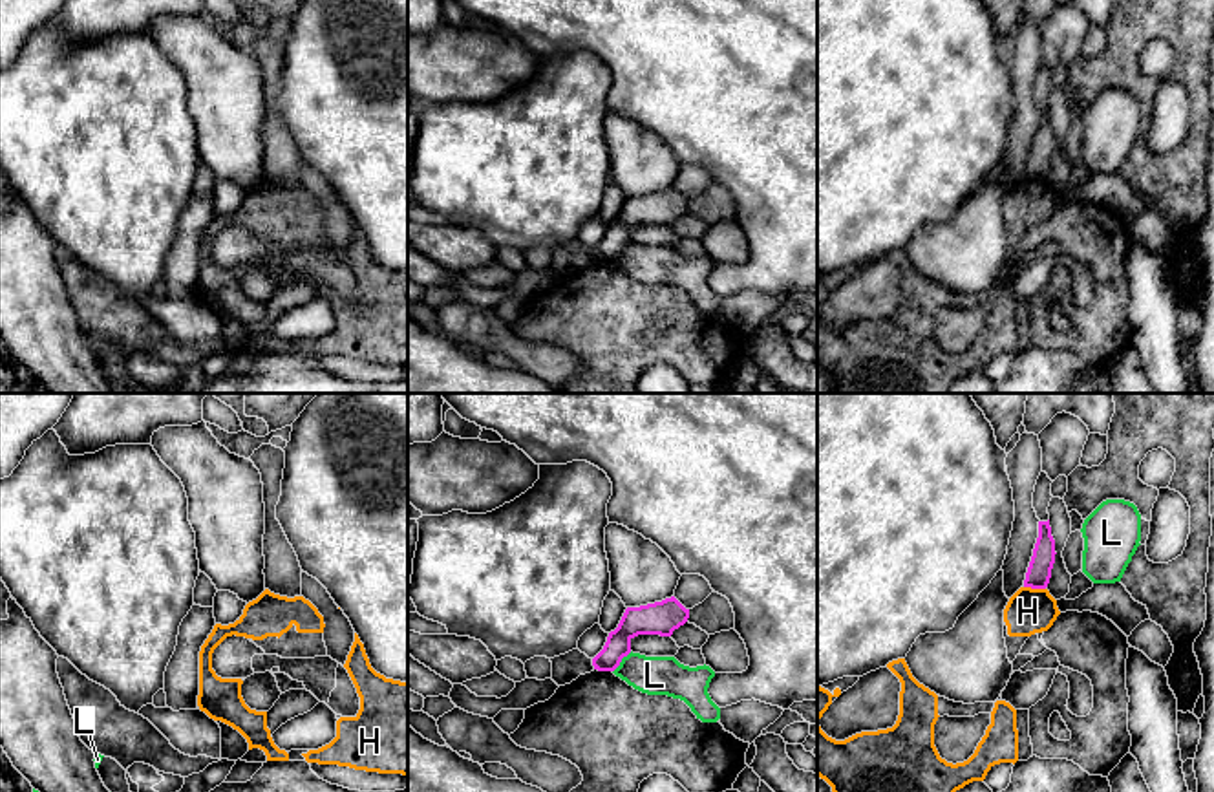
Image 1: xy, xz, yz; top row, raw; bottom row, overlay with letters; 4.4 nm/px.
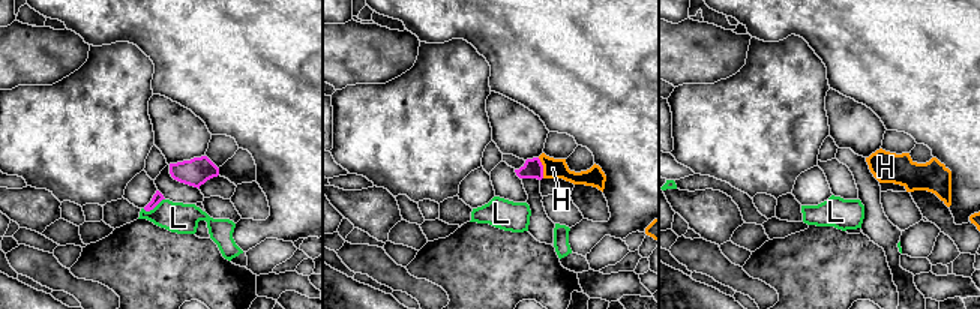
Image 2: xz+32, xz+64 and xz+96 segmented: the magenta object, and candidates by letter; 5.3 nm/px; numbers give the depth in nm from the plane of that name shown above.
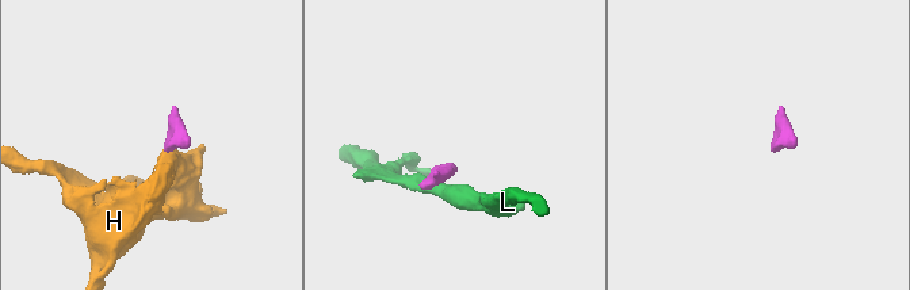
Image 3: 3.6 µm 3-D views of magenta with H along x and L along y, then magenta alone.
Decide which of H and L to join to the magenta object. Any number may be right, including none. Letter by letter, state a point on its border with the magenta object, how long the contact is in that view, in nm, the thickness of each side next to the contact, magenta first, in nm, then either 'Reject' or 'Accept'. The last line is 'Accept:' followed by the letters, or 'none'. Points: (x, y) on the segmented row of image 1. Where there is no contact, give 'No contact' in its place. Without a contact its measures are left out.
H: Touches magenta at yz (1035, 588). Shared border 100 nm. Thickness 110 nm (magenta) against 200 nm. Reject
L: Touches magenta at xz (620, 661). Shared border 130 nm. Thickness 140 nm (magenta) against 180 nm. Reject
Accept: none

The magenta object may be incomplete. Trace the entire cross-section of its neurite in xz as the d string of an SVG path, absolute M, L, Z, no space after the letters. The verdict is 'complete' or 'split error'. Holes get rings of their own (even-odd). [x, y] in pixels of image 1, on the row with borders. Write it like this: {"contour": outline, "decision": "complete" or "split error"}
{"contour": "M675 596L640 607L627 607L618 627L609 633L603 649L592 658L594 669L614 671L622 658L631 653L631 640L634 637L671 637L687 618L689 609Z", "decision": "complete"}

